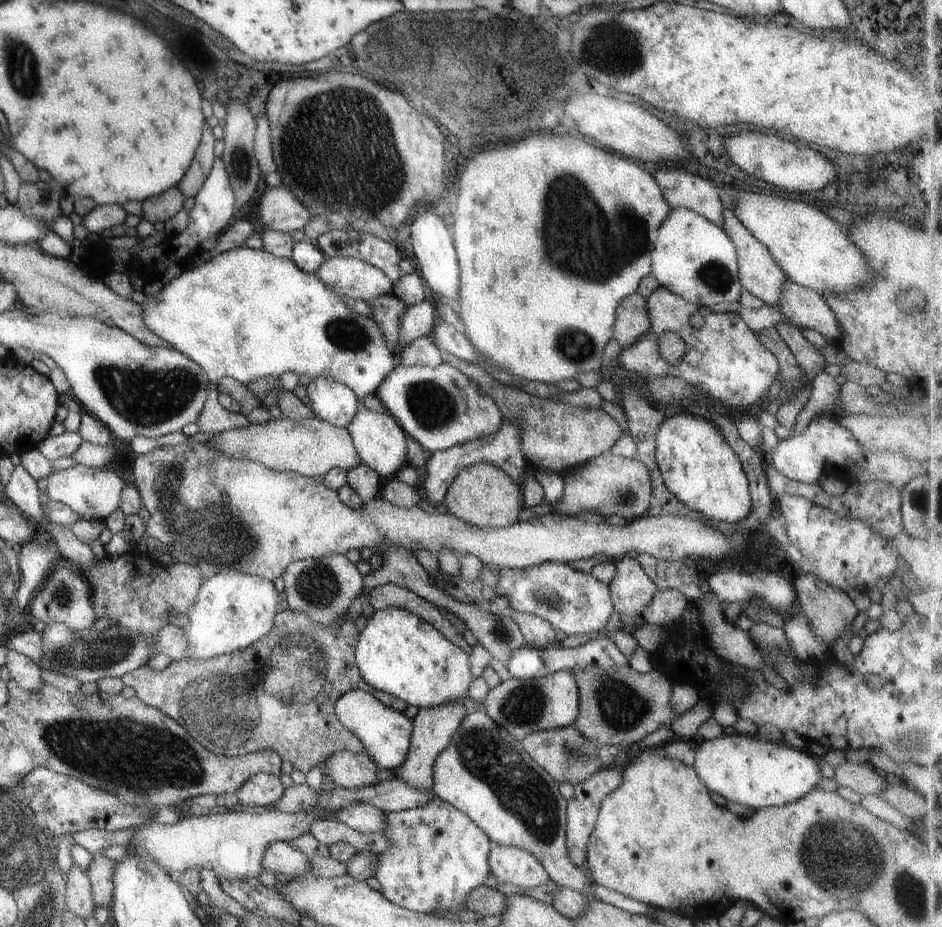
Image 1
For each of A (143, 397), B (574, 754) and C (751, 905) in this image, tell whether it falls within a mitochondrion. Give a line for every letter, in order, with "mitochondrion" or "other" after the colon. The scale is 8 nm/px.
A: mitochondrion
B: mitochondrion
C: other

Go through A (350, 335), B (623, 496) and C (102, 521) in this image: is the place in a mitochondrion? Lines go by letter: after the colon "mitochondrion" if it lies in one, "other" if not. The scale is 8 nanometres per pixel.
A: mitochondrion
B: mitochondrion
C: other

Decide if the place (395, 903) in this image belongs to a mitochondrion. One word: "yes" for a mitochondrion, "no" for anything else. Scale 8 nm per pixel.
no

